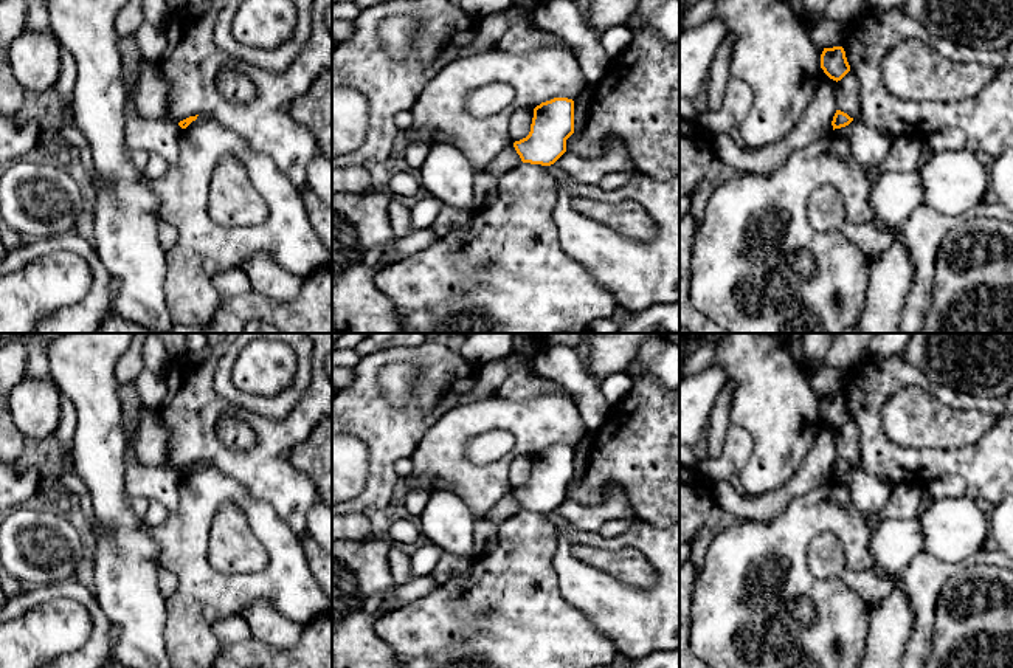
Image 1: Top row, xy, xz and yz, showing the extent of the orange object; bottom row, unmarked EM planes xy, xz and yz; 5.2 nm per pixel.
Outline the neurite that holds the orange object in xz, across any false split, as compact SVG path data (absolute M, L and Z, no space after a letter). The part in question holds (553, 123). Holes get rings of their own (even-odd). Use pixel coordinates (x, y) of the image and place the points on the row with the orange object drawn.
M554 98L534 108L531 132L526 138L515 141L513 147L523 163L551 166L566 152L566 139L574 133L574 101Z

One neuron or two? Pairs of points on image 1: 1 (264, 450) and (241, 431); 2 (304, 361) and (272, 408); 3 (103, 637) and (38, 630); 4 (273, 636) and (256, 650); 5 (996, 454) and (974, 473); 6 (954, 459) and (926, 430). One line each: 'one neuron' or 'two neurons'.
1: two neurons
2: one neuron
3: two neurons
4: two neurons
5: one neuron
6: two neurons

